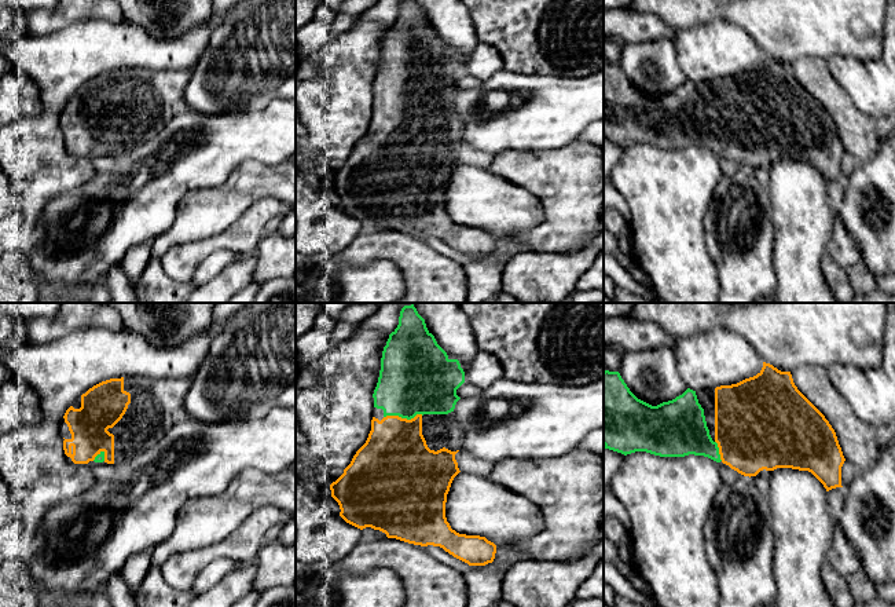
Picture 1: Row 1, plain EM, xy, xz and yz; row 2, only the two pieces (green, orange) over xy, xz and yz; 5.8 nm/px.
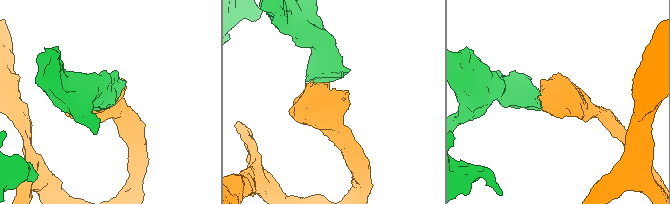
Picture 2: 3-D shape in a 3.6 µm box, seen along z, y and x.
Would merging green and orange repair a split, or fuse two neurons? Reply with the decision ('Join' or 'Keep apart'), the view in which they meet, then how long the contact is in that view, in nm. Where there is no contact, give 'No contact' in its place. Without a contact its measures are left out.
Join. Touches green in xz. Shared border 240 nm

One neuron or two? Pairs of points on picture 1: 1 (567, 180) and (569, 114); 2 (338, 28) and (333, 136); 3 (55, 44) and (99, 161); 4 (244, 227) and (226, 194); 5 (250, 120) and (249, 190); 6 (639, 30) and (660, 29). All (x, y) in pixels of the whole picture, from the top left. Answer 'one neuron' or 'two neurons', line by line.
1: two neurons
2: two neurons
3: two neurons
4: two neurons
5: two neurons
6: one neuron

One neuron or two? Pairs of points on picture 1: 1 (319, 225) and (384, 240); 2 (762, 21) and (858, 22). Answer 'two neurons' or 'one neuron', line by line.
1: two neurons
2: one neuron

